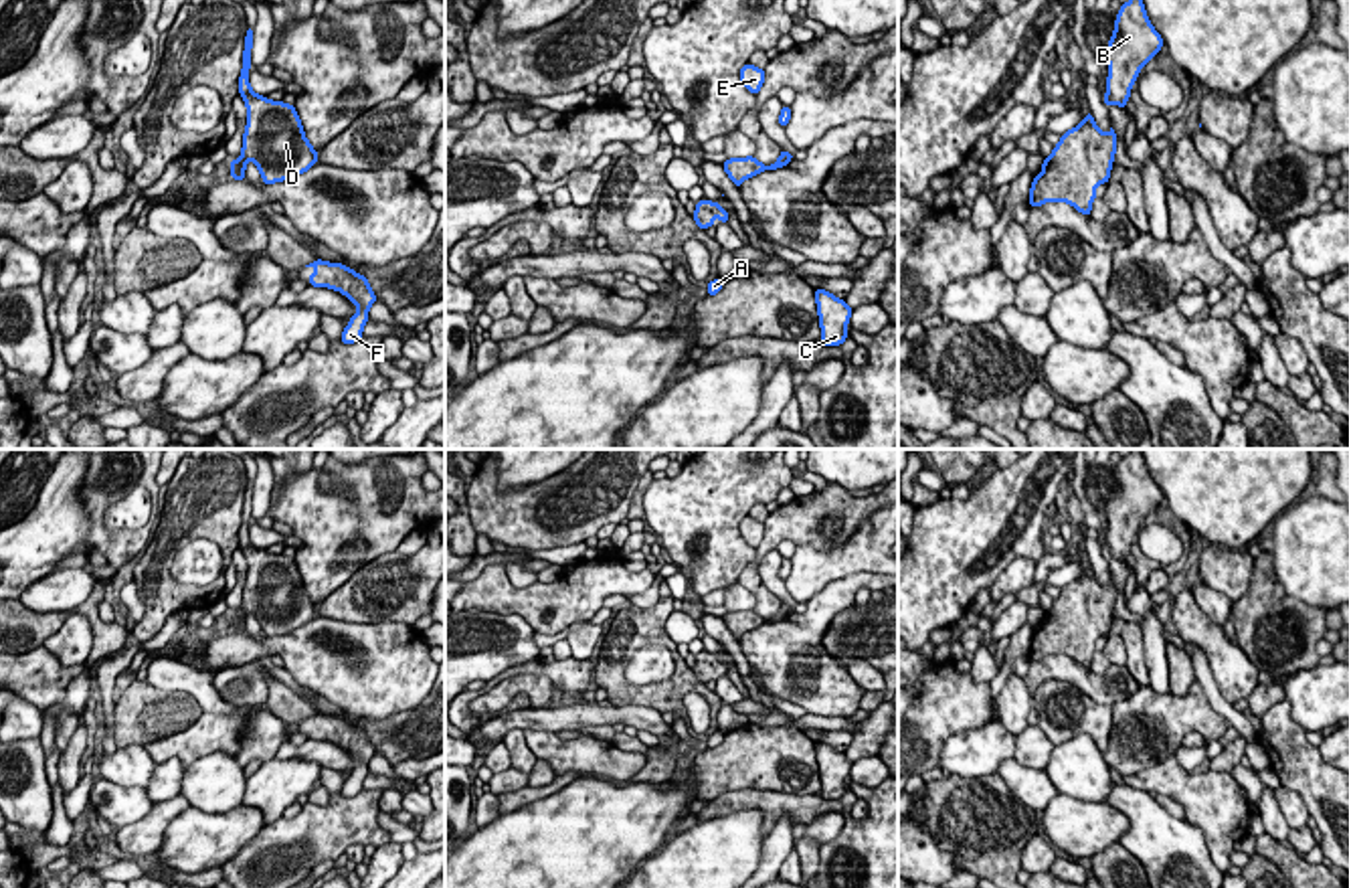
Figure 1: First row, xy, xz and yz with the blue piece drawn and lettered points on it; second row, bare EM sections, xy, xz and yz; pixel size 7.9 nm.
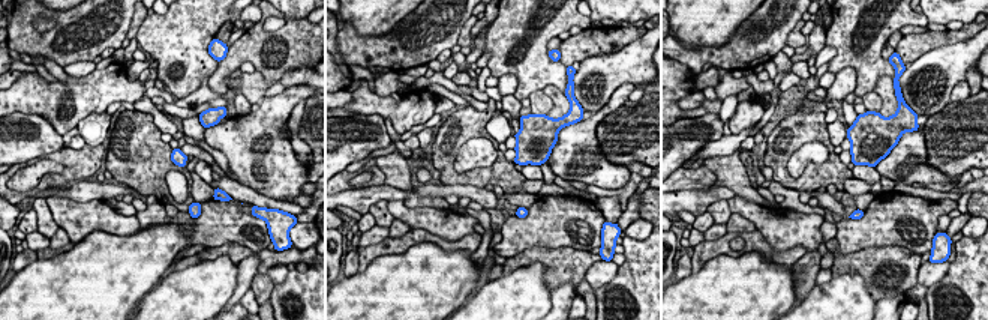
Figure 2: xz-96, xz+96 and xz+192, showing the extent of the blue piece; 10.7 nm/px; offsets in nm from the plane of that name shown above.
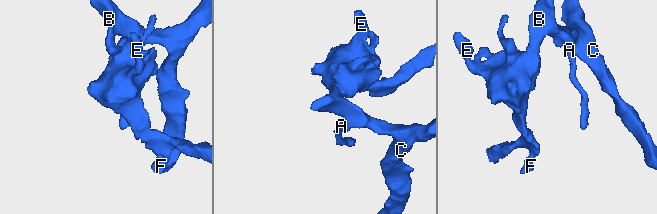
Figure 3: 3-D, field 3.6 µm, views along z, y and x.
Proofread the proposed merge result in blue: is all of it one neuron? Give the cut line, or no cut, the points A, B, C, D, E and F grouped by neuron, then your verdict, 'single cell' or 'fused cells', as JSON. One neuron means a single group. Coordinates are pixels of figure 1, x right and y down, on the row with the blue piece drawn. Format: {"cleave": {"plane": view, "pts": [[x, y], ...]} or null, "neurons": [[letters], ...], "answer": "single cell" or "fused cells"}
{"cleave": null, "neurons": [["A", "B", "C", "D", "E", "F"]], "answer": "single cell"}

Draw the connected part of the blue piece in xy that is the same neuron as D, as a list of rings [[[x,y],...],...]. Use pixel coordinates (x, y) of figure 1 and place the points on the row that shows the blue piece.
[[[247,26],[239,93],[247,105],[247,127],[239,160],[231,160],[231,178],[245,180],[253,160],[265,184],[283,182],[309,170],[318,152],[303,134],[293,105],[257,95],[249,85],[253,26]]]

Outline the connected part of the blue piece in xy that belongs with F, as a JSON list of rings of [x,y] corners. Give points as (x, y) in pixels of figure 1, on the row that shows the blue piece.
[[[313,261],[305,267],[316,267],[318,271],[309,275],[309,285],[313,287],[330,287],[346,297],[358,307],[358,312],[350,318],[350,324],[342,332],[344,344],[354,344],[362,338],[362,330],[368,322],[368,309],[376,301],[374,291],[368,285],[368,279],[342,263]]]

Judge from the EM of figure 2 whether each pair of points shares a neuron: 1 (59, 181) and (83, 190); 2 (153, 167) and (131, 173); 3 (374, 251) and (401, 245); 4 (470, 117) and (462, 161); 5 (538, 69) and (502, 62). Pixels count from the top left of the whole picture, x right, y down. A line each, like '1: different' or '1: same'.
1: different
2: same
3: same
4: different
5: same

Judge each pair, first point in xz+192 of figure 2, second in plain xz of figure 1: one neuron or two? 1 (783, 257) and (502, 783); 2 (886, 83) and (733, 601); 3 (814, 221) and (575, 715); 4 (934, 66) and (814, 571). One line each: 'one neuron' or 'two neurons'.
1: two neurons
2: two neurons
3: two neurons
4: one neuron

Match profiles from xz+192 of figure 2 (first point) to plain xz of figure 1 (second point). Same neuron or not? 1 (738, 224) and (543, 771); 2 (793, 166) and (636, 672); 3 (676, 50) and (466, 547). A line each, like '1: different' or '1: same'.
1: same
2: same
3: different

